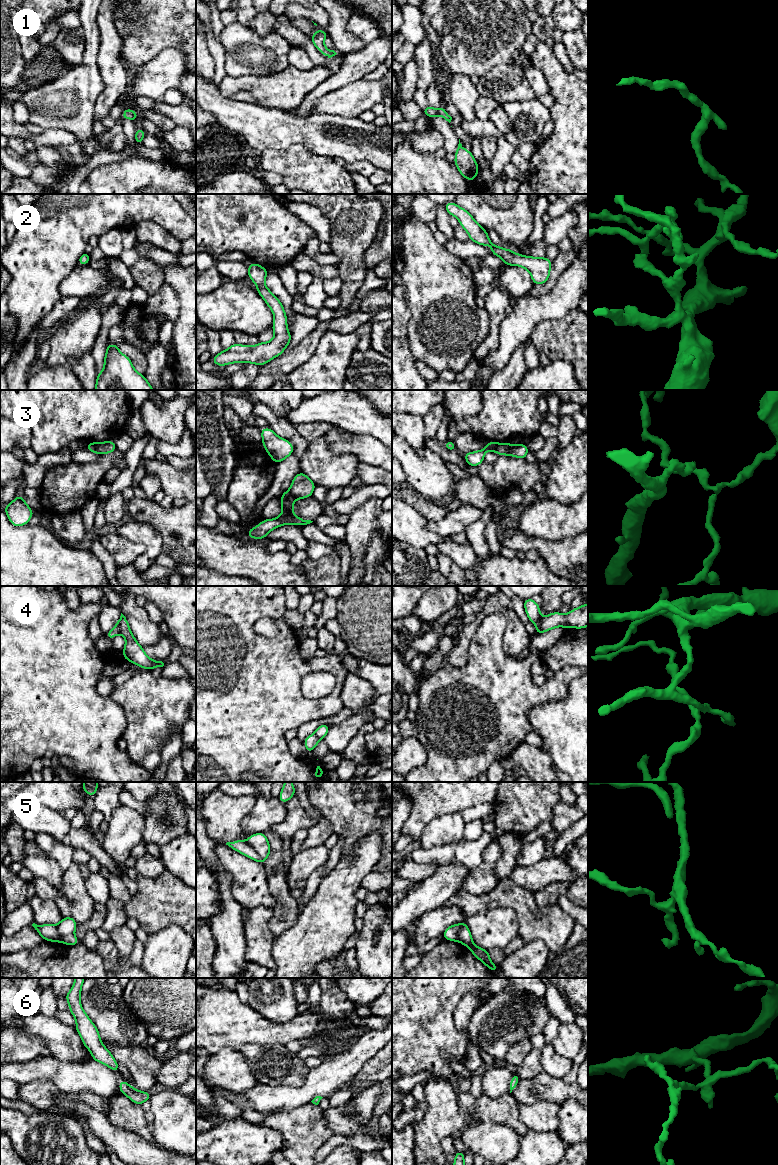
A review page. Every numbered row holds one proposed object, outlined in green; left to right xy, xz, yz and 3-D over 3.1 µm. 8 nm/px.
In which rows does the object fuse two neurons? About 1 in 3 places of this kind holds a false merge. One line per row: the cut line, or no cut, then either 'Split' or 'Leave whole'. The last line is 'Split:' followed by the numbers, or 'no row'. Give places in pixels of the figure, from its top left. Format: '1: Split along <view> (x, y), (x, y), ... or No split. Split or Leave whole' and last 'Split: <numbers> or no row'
1: No split. Leave whole
2: No split. Leave whole
3: Split along xy (94, 443), (97, 452). Split
4: Split along yz (542, 619), (540, 632). Split
5: Split along xz (245, 841), (264, 860). Split
6: No split. Leave whole
Split: 3, 4, 5

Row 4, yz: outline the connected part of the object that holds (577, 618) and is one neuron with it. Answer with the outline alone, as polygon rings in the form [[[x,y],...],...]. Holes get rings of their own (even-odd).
[[[588,603],[572,609],[564,615],[557,612],[546,615],[542,619],[541,633],[549,631],[556,627],[578,628],[582,629],[588,626]]]

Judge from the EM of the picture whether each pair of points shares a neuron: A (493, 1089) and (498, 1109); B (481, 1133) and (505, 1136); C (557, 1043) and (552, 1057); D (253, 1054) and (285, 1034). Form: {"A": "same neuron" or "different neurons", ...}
{"A": "different neurons", "B": "same neuron", "C": "different neurons", "D": "different neurons"}

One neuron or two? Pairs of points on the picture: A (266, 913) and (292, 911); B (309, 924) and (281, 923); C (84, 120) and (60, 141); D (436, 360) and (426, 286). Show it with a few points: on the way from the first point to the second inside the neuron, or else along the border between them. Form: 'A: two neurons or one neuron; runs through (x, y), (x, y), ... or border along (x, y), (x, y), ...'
A: two neurons; border along (272, 909), (273, 916), (268, 928), (274, 936)
B: two neurons; border along (301, 910), (297, 920), (276, 937)
C: two neurons; border along (47, 128), (67, 130), (77, 141)
D: one neuron; runs through (439, 342), (434, 335), (436, 327), (433, 304)

